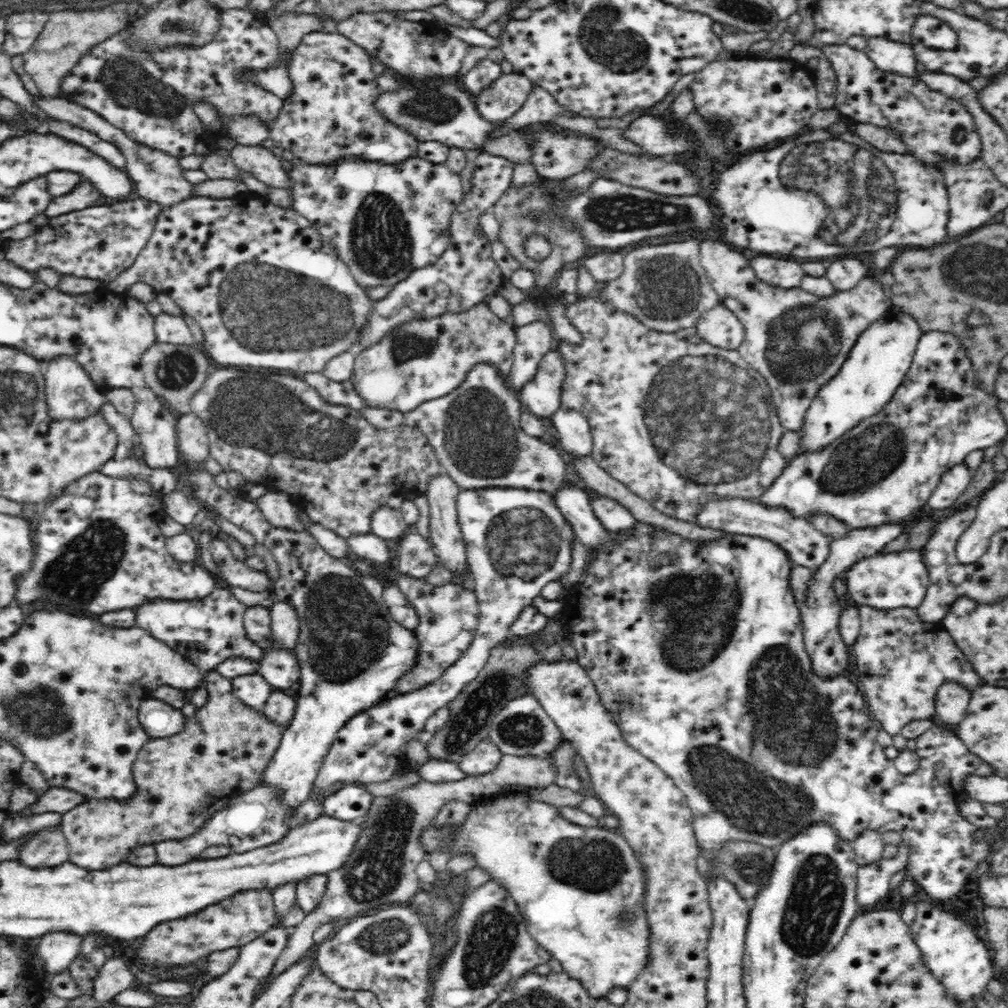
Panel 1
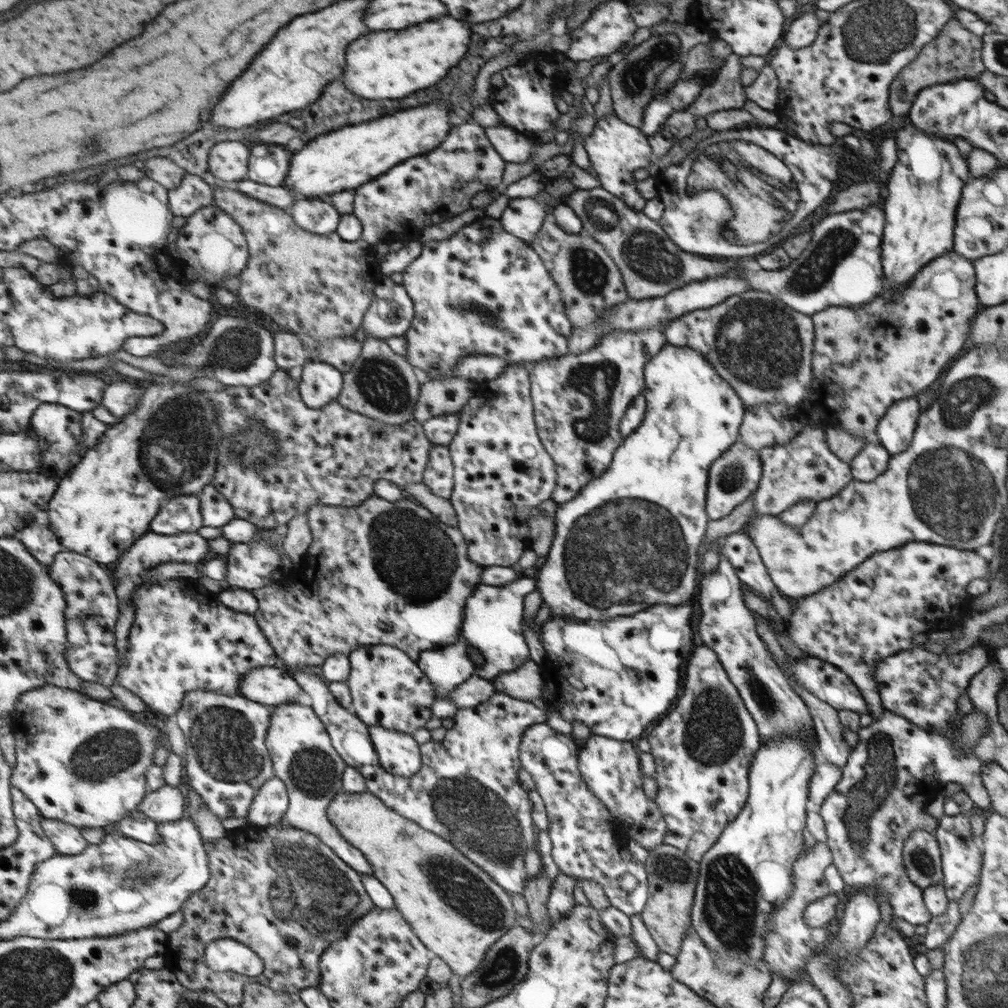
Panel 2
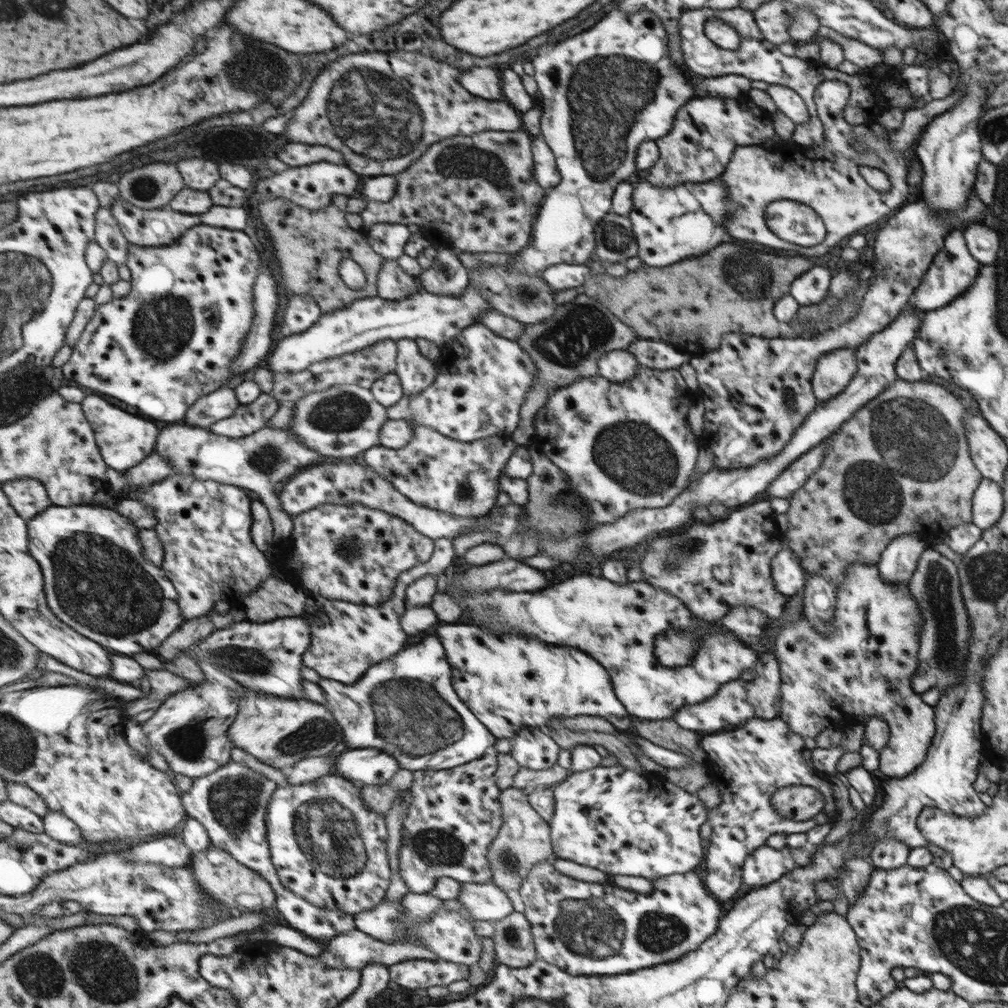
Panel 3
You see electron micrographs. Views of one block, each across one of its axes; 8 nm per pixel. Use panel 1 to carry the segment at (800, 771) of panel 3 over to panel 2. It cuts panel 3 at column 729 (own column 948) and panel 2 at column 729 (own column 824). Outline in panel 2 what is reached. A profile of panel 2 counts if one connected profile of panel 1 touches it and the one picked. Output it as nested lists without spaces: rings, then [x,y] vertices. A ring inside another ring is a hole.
[[[700,643],[694,650],[690,666],[686,666],[686,686],[683,687],[682,697],[658,722],[647,740],[657,766],[656,798],[662,806],[666,806],[666,818],[670,818],[670,834],[663,844],[678,847],[700,863],[702,856],[720,840],[726,826],[736,820],[748,804],[749,769],[762,743],[753,715],[712,647]]]

